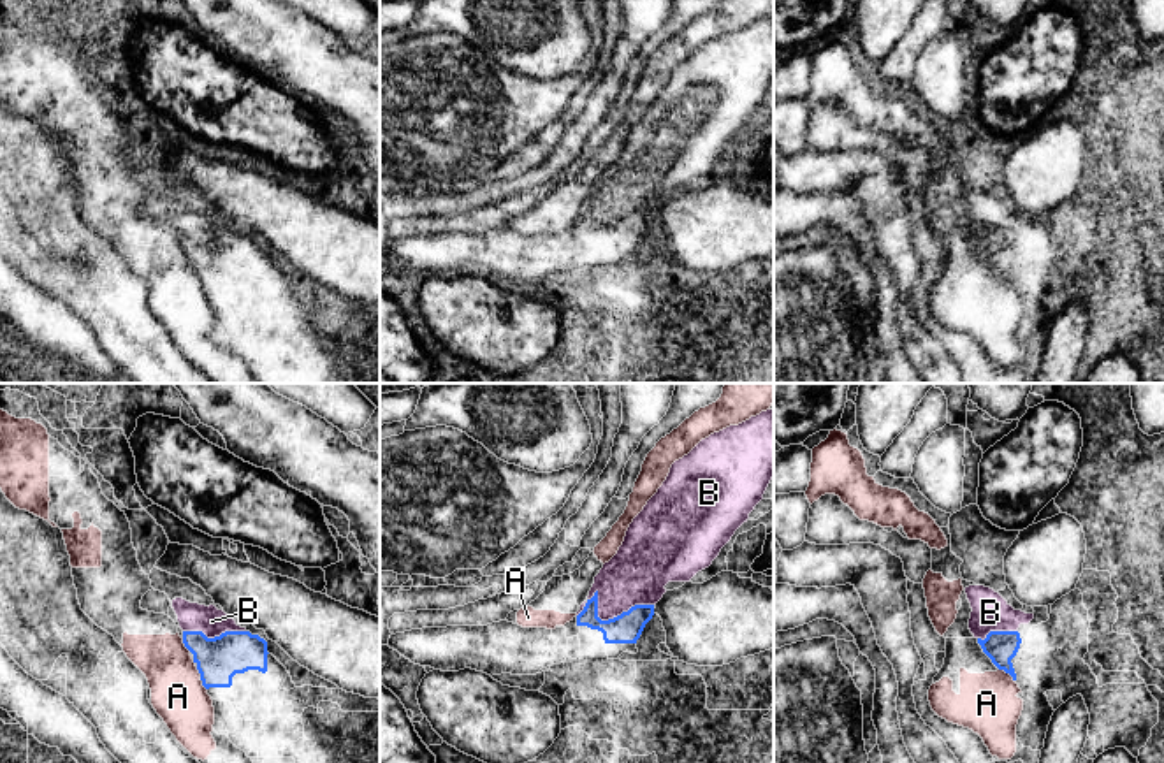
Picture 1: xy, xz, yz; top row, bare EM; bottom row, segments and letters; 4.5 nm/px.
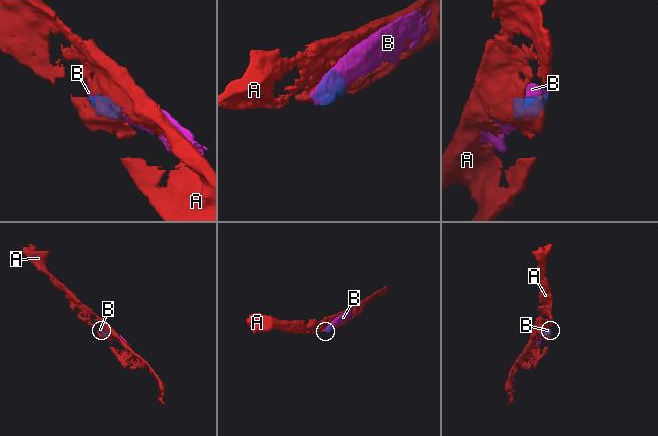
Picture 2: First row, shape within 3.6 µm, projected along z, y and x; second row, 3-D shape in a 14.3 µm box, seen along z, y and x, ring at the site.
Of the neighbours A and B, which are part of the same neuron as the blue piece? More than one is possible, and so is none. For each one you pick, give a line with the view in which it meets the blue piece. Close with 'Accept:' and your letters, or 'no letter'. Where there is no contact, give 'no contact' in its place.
B: meets blue in xz
Accept: B

